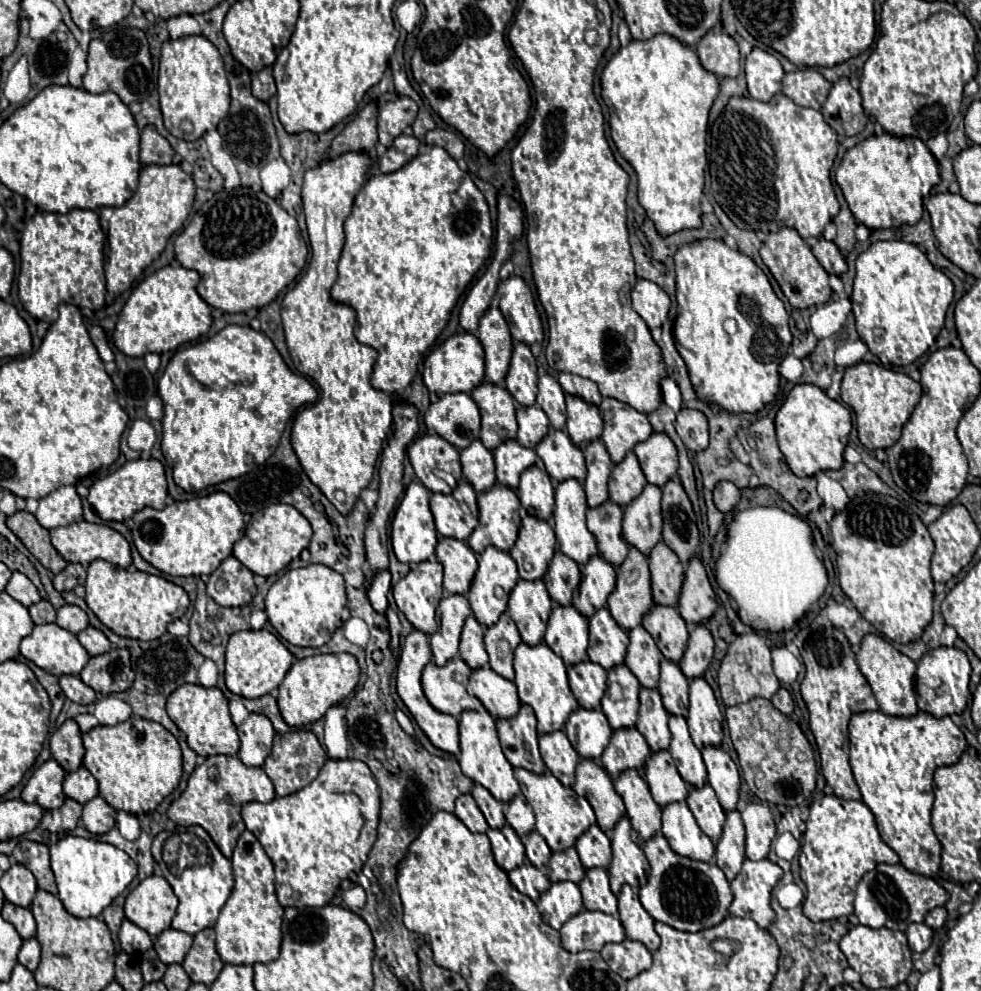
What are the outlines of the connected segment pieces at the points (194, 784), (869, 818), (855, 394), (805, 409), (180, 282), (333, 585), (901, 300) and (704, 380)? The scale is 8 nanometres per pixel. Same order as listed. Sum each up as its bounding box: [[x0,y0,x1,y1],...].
[[167,756,275,858],[799,794,899,922],[841,362,923,450],[775,384,851,476],[115,266,211,358],[265,564,347,646],[851,240,953,366],[675,238,791,412]]

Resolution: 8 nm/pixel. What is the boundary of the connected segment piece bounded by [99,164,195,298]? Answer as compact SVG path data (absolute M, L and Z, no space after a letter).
M149 164L143 166L137 192L117 208L101 208L101 228L109 242L105 274L107 292L111 298L129 290L131 284L143 274L143 270L159 258L171 234L183 228L195 200L195 184L191 174L183 172L179 164Z

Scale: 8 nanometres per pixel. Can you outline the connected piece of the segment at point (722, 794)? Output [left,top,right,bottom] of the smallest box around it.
[703,748,741,810]

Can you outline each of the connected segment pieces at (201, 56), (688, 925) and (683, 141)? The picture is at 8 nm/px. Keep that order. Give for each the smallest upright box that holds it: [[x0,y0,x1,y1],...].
[[159,36,229,140],[639,834,733,932],[601,34,717,236]]

